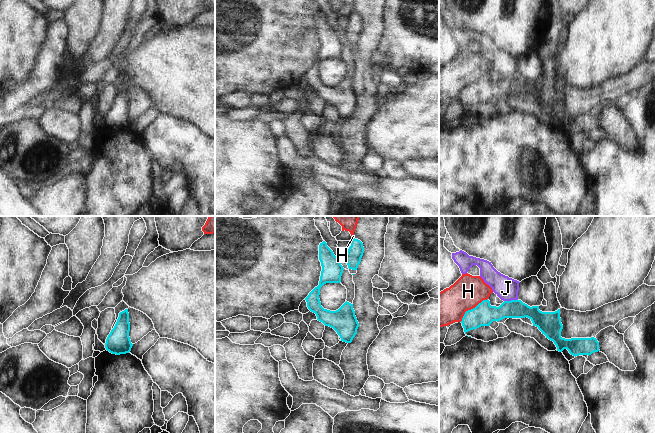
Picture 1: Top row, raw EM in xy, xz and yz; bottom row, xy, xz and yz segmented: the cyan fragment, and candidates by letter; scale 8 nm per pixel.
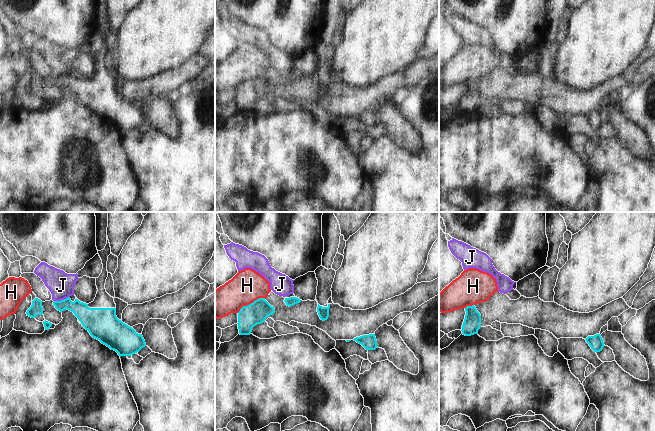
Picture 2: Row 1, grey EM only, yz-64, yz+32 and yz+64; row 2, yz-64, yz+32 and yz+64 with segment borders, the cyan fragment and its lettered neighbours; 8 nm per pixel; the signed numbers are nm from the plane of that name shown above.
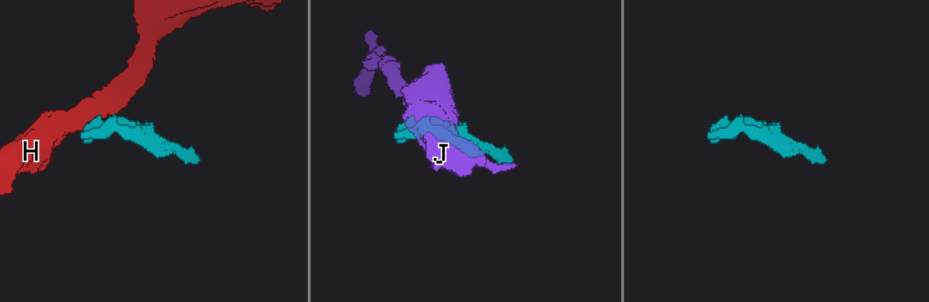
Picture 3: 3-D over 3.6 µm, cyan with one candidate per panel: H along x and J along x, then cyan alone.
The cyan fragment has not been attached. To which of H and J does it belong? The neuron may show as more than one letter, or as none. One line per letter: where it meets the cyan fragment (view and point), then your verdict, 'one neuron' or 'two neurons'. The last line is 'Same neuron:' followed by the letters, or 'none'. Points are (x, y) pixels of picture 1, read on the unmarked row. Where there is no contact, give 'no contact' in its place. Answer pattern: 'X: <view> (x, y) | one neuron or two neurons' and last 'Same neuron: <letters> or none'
H: yz (471, 85) | two neurons
J: yz (511, 76) | two neurons
Same neuron: none

